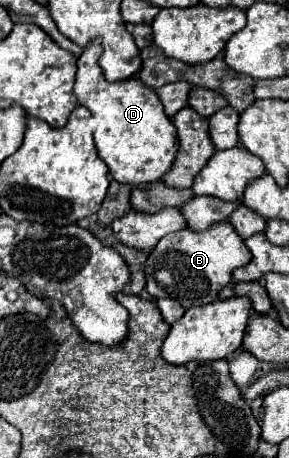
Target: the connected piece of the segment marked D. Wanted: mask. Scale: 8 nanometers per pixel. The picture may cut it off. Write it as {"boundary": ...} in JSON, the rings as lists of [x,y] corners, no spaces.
{"boundary":[[[93,40],[77,60],[79,70],[75,80],[75,96],[79,104],[89,108],[89,112],[97,120],[97,154],[107,164],[113,180],[129,184],[133,188],[145,188],[153,182],[159,182],[173,166],[175,154],[179,150],[177,130],[173,122],[165,116],[163,104],[159,102],[155,90],[147,88],[137,78],[129,78],[123,82],[107,82],[99,66],[99,56],[101,42]]]}

